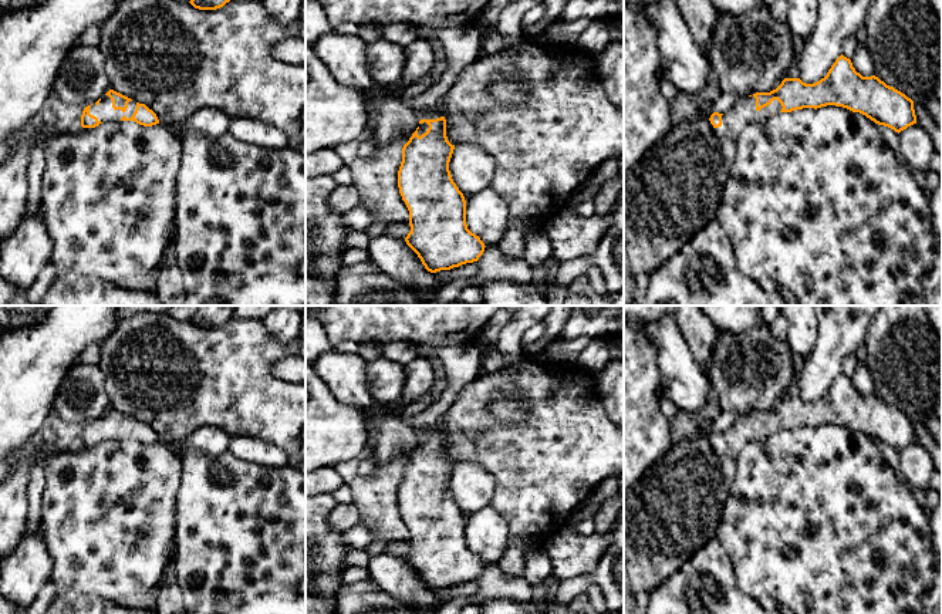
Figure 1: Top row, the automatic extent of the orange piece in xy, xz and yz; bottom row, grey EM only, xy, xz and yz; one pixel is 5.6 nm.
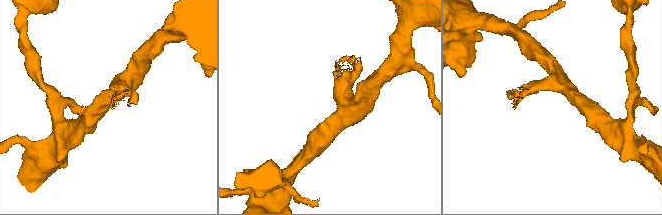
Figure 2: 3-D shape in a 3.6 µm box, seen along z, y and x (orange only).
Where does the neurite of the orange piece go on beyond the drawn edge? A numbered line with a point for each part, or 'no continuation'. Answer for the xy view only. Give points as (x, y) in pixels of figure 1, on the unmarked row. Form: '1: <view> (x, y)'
1: xy (104, 429)

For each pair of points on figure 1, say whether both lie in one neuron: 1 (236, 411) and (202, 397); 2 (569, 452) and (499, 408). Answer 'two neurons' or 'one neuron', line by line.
1: one neuron
2: two neurons

